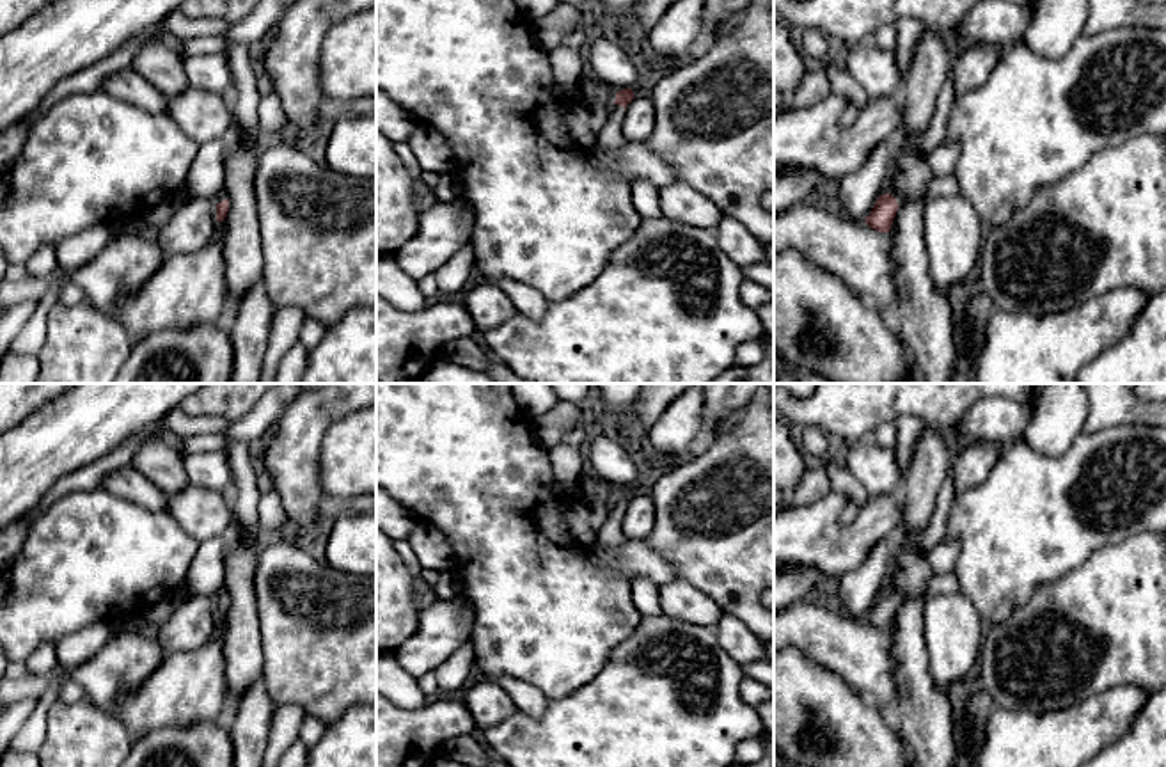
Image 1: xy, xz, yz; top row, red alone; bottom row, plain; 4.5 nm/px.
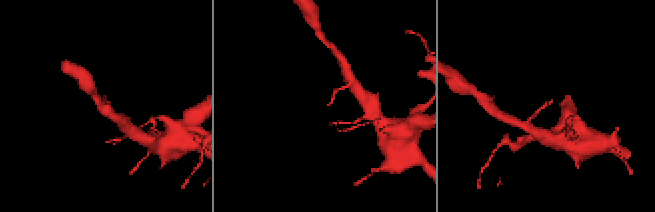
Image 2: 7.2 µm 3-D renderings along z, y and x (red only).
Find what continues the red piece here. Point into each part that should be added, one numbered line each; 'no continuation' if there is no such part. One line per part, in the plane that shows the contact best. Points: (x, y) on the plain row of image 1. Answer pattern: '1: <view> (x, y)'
1: xz (611, 535)

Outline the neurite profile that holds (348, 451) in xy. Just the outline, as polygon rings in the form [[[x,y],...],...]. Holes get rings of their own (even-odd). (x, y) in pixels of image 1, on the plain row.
[[[376,405],[328,428],[321,442],[319,479],[327,495],[376,494]]]

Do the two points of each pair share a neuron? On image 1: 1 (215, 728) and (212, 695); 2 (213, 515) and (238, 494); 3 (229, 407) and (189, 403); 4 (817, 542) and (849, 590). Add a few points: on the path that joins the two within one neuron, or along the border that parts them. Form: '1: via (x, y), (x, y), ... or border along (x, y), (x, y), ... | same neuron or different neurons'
1: border along (226, 679), (228, 707), (219, 718), (173, 728) | different neurons
2: border along (226, 494), (236, 519) | different neurons
3: via (219, 403), (199, 403) | same neuron
4: border along (872, 549), (856, 569), (842, 572), (831, 581) | different neurons

